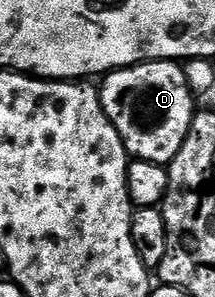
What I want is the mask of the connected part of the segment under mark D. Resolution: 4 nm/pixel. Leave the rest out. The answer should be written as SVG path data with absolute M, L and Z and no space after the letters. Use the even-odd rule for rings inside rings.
M142 61L139 65L114 69L104 74L102 81L105 82L100 82L99 92L103 111L119 131L130 158L168 166L175 155L179 155L179 147L183 147L183 139L187 139L187 131L191 131L191 119L195 112L195 98L187 87L184 68L175 61Z

